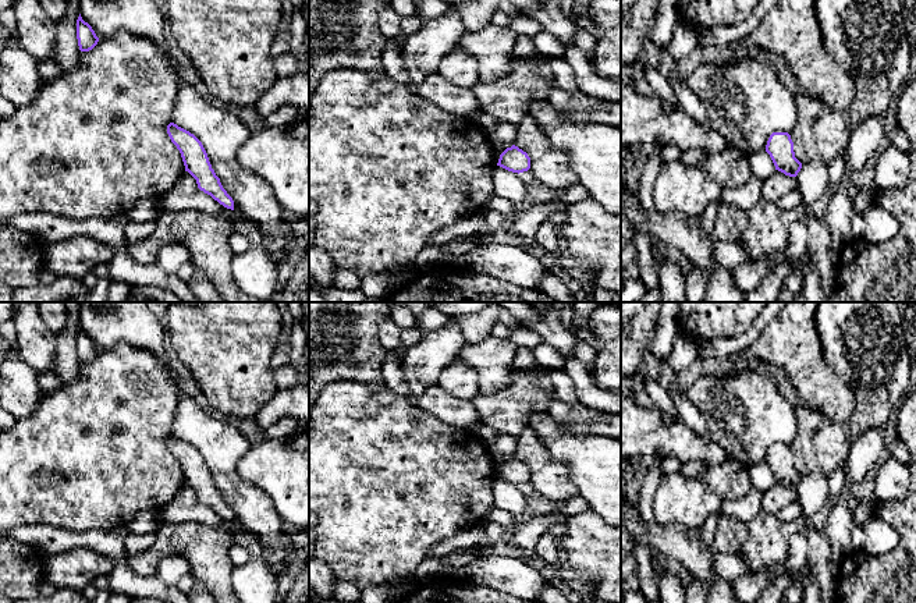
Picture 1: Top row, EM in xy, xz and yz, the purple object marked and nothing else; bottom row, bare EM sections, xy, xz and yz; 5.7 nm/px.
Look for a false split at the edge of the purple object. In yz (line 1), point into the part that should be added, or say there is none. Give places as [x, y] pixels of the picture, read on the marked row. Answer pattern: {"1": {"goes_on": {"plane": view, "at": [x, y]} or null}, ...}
{"1": {"goes_on": null}}

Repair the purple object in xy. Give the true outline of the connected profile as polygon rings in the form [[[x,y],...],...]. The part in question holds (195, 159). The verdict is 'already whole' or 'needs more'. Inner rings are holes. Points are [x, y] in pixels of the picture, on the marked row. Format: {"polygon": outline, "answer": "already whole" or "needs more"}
{"polygon": [[[174,123],[167,125],[167,134],[181,153],[185,171],[196,180],[198,188],[224,207],[234,210],[234,201],[212,169],[202,142],[194,134]]], "answer": "already whole"}

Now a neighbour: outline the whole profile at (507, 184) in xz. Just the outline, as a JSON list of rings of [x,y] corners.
[[[500,166],[493,174],[494,194],[512,203],[521,203],[526,198],[526,188],[521,181],[518,173],[508,171]]]

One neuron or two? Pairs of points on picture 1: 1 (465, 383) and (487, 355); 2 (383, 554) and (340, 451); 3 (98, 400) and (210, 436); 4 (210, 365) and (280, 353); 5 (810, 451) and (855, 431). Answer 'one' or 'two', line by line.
1: two
2: one
3: two
4: two
5: one

